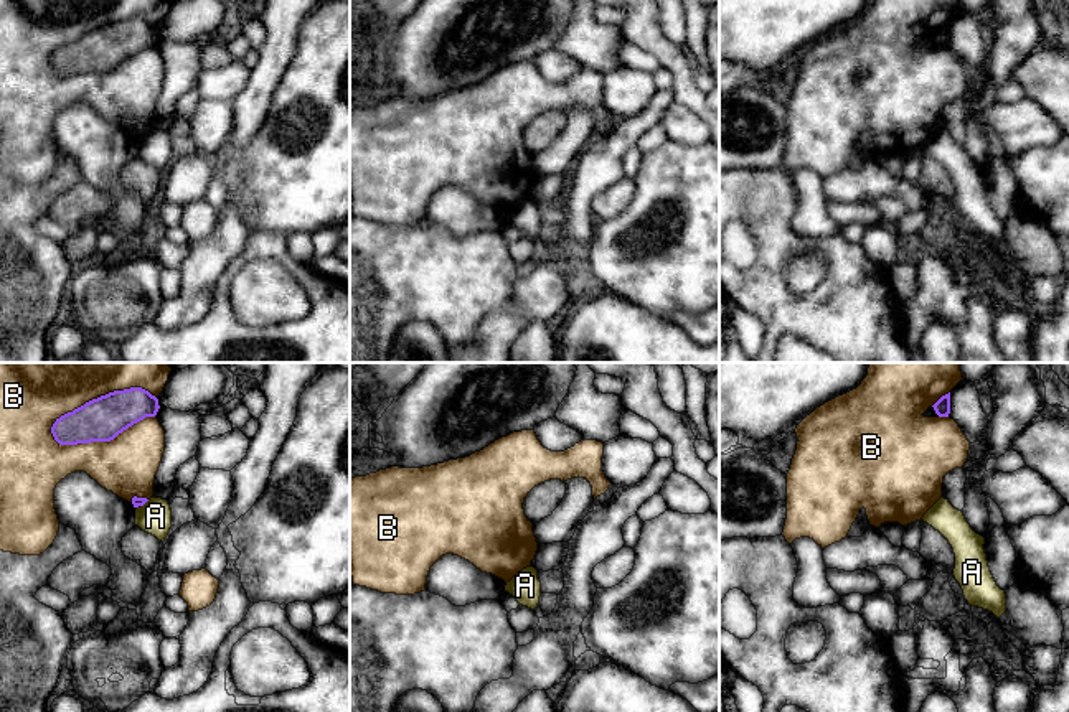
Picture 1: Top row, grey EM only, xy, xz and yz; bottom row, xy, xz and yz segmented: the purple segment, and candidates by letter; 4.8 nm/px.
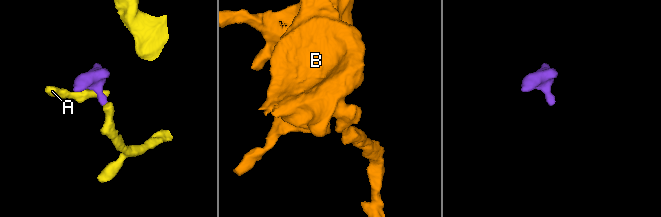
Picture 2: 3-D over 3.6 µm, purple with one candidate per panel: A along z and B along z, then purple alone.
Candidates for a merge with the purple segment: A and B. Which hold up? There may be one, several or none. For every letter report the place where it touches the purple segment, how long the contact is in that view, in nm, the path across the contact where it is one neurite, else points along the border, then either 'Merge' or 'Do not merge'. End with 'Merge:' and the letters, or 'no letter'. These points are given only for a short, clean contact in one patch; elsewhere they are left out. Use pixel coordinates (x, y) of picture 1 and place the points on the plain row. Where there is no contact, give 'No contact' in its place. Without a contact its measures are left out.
A: Touches purple at xy (144, 134). Shared border 60 nm. Boundary: xy (149, 131), (141, 137). Do not merge
B: Touches purple at xy (101, 27). Shared border 550 nm. Do not merge
Merge: no letter

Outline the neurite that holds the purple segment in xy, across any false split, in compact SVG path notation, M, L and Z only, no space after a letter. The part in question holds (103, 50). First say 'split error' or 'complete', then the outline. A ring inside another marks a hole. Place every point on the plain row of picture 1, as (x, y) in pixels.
complete; M142 18L114 21L56 49L51 64L59 76L111 73L158 40L158 30Z

